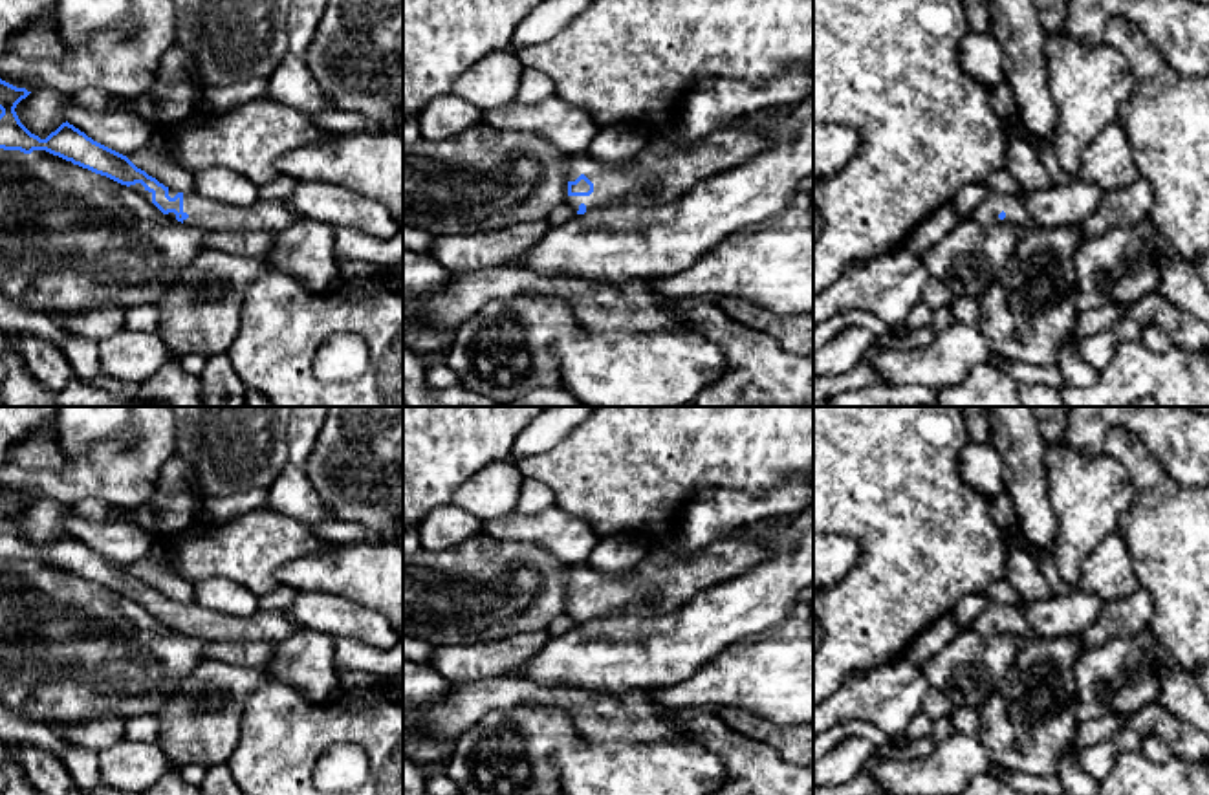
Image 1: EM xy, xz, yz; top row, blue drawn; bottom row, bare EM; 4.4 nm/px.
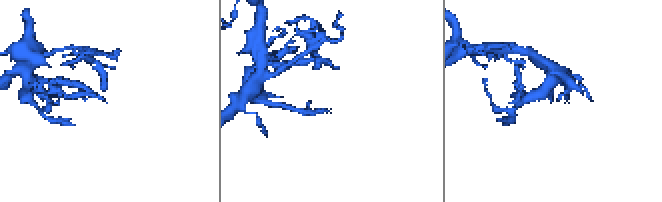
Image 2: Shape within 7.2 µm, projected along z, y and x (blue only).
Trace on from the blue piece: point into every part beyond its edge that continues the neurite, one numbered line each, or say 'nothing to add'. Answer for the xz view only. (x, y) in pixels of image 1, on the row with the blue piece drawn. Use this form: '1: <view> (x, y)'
1: xz (662, 173)

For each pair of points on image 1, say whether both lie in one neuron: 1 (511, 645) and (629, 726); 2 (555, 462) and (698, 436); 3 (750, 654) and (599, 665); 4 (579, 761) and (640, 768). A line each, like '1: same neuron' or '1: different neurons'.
1: different neurons
2: same neuron
3: different neurons
4: same neuron

